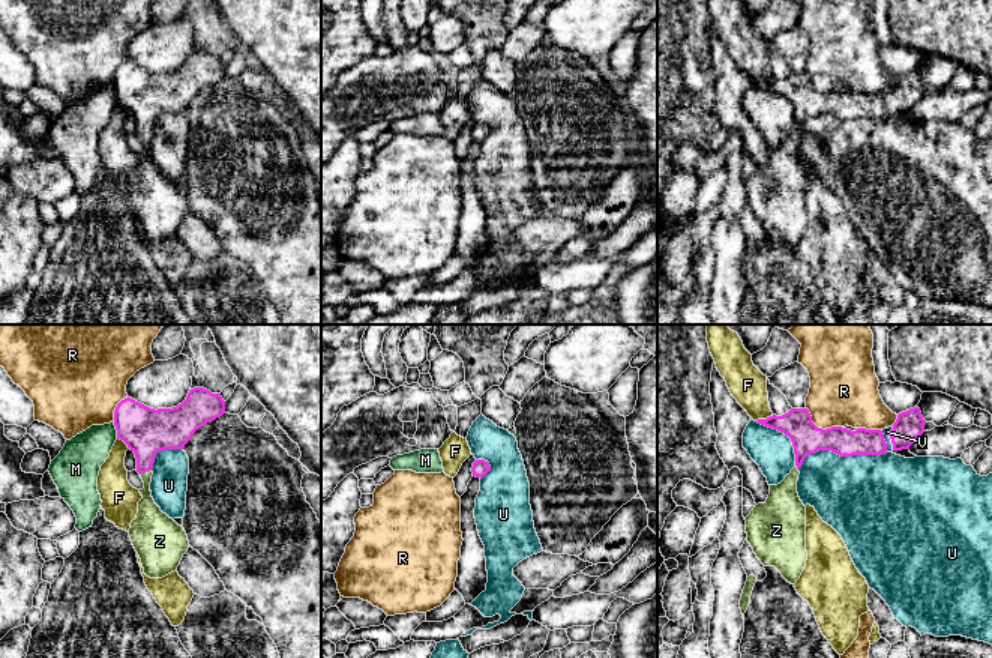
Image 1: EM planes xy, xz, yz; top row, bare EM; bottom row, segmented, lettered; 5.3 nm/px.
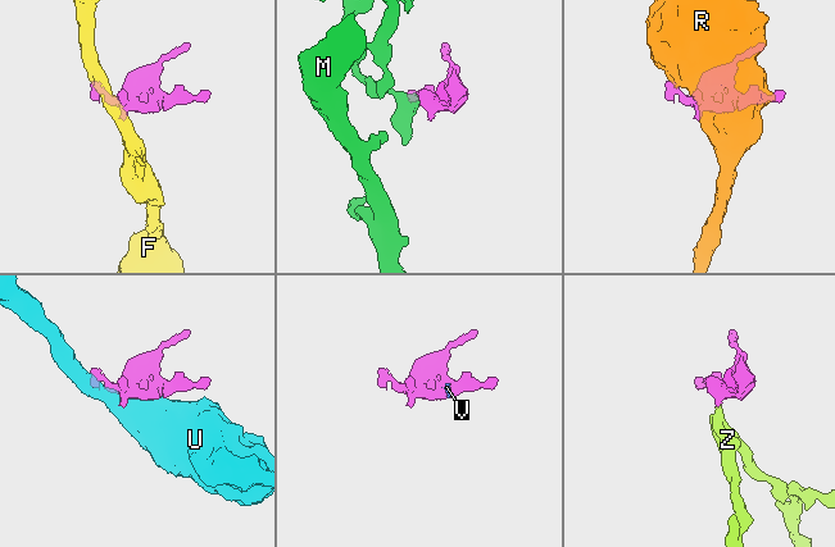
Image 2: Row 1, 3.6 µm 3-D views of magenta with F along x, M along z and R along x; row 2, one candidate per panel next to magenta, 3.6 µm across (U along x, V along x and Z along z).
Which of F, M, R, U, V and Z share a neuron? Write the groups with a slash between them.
F / M / R / U / V Z

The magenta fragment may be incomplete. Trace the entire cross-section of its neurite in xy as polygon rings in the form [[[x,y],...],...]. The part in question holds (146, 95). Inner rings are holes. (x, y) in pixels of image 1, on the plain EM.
[[[237,48],[227,65],[221,57],[194,51],[186,63],[173,72],[155,74],[129,60],[117,68],[114,74],[117,102],[135,117],[137,135],[144,146],[129,201],[147,240],[162,242],[177,234],[189,212],[185,192],[164,177],[152,161],[150,146],[156,117],[165,113],[183,113],[194,96],[207,86],[224,77],[239,78],[249,60],[249,54]]]

